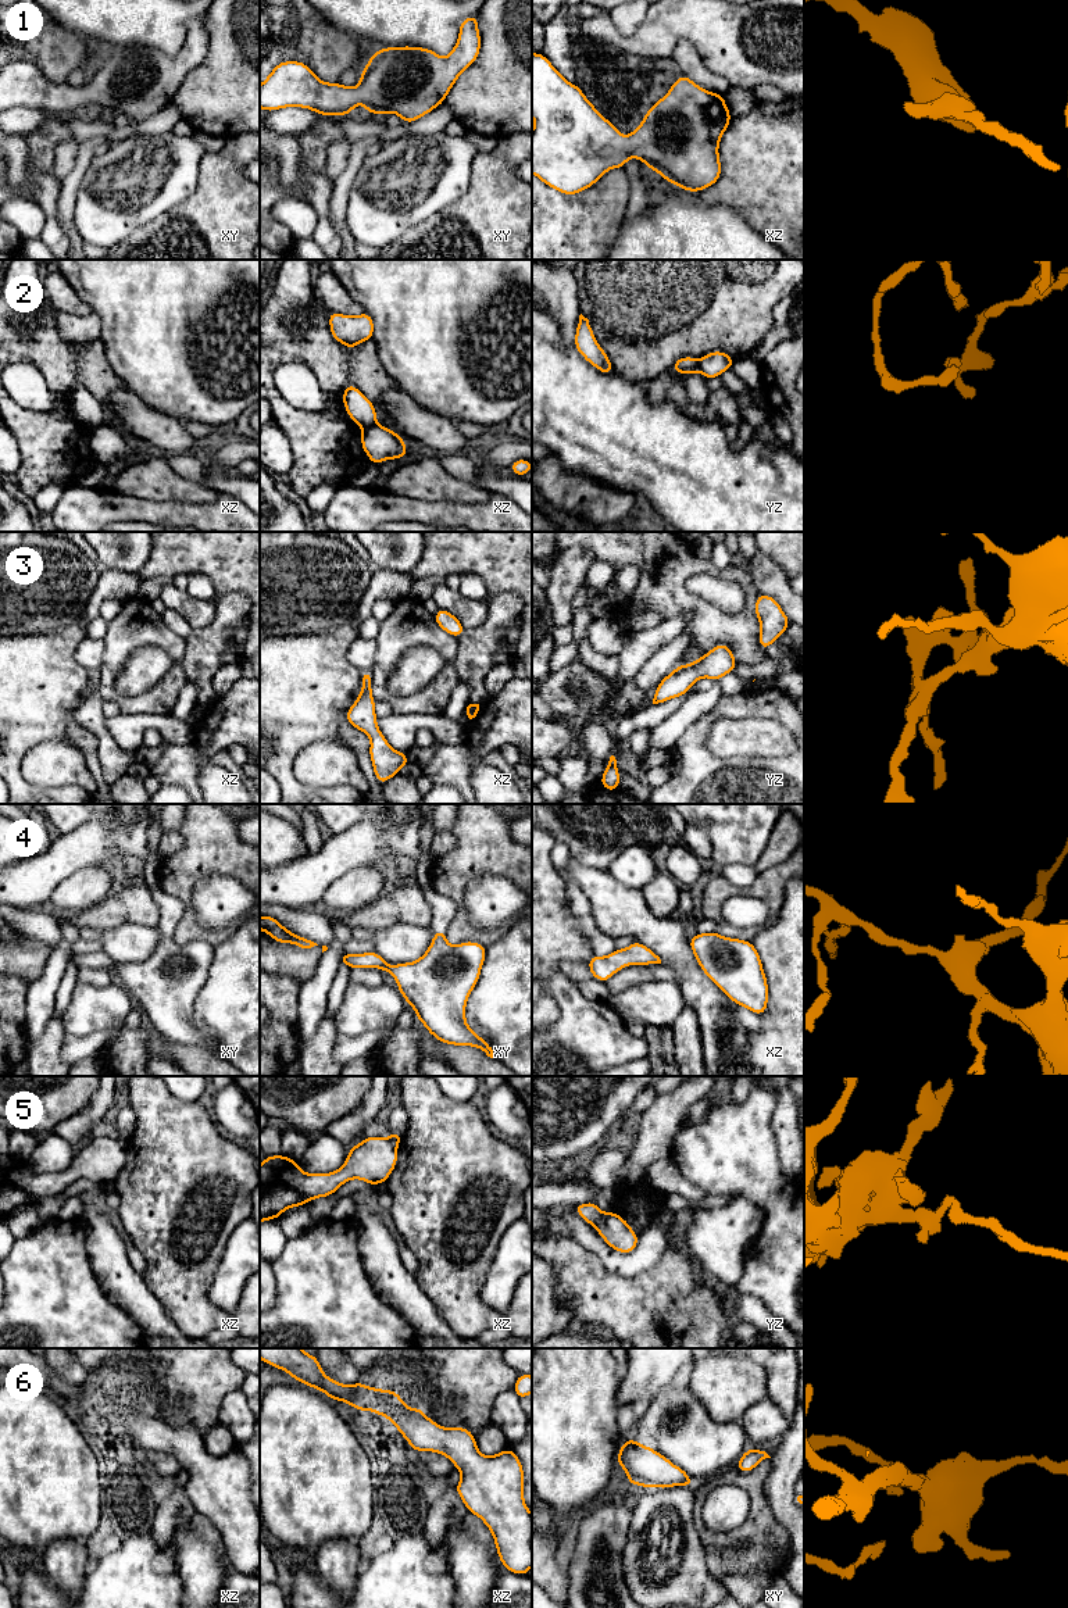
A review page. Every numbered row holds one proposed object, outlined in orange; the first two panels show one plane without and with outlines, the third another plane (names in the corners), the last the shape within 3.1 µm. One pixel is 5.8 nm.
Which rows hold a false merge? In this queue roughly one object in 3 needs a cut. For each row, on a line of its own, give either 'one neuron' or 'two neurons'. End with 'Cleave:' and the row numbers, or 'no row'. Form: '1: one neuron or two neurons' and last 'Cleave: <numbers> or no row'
1: one neuron
2: two neurons
3: one neuron
4: one neuron
5: two neurons
6: one neuron
Cleave: 2, 5

